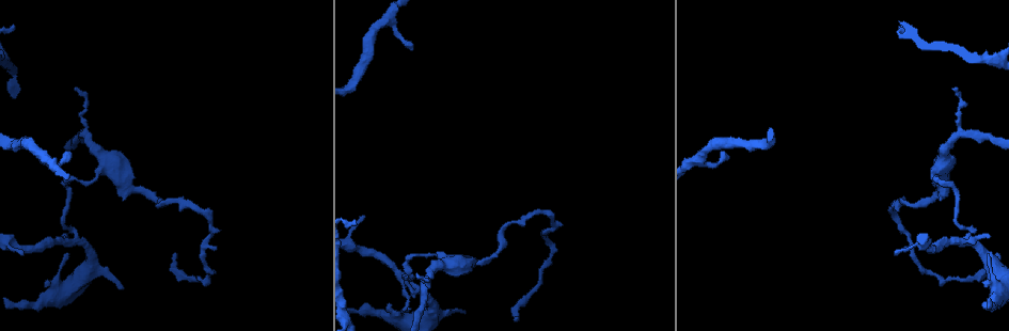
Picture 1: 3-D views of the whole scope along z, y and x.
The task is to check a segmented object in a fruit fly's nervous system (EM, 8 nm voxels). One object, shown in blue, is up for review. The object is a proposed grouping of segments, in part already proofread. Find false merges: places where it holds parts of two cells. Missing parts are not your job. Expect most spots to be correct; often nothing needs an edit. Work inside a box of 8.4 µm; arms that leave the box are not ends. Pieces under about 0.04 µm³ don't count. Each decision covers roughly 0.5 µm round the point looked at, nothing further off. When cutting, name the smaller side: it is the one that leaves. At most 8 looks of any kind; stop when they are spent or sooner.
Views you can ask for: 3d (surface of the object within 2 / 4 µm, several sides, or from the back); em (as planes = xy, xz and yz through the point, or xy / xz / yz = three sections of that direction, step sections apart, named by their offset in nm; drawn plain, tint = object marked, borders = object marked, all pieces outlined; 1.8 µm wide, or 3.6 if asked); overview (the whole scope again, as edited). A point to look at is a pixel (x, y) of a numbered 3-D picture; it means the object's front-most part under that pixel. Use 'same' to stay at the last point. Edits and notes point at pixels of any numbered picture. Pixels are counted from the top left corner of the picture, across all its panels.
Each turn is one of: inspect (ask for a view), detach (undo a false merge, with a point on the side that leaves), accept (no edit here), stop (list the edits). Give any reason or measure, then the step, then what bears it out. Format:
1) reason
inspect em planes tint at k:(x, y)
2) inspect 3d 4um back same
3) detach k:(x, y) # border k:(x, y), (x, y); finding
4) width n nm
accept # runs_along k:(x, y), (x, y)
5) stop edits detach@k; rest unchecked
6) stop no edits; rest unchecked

sharp bend
inspect 3d 2um at 1:(411, 257)

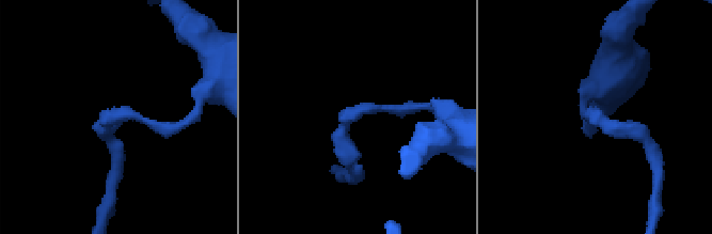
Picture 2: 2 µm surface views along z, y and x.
shape alone is not enough
inspect em planes tint at 2:(597, 115)

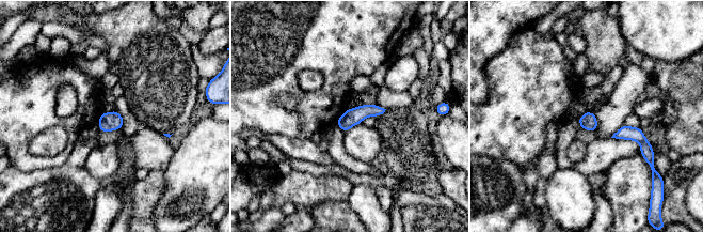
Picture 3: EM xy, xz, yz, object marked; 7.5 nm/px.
width 130 nm
accept # one cell here

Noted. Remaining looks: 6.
thick turns thin
inspect 3d 2um at 1:(944, 189)

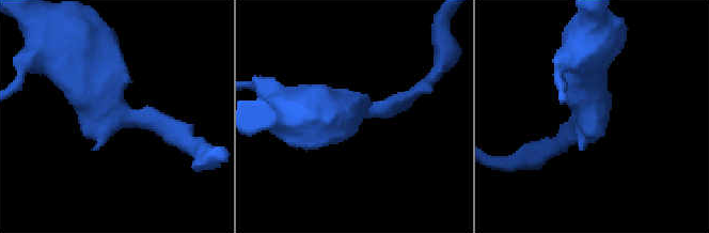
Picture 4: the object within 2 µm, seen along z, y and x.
arm_widths 170, 400 nm
inspect em xz step 16 tint at 4:(139, 113)

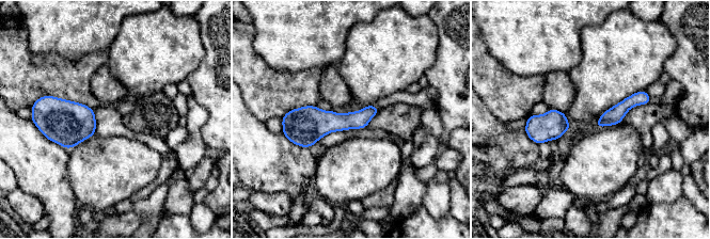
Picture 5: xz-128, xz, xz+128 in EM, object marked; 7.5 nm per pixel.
accept # runs_along 5:(648, 99), (633, 99), (598, 124); one cell here

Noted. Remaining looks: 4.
sharp bend
inspect em 3.6um planes tint at 1:(390, 315)

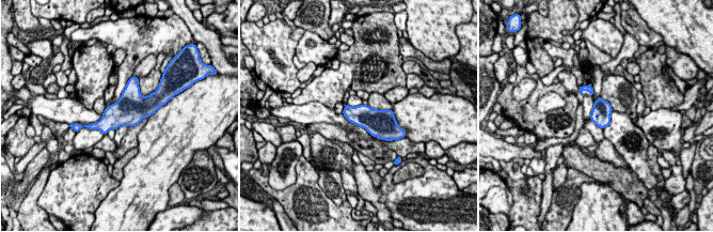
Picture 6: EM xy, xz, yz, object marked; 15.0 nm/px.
width 300 nm
accept # continuous, no second cell

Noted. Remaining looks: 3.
stop no edits; rest unchecked

